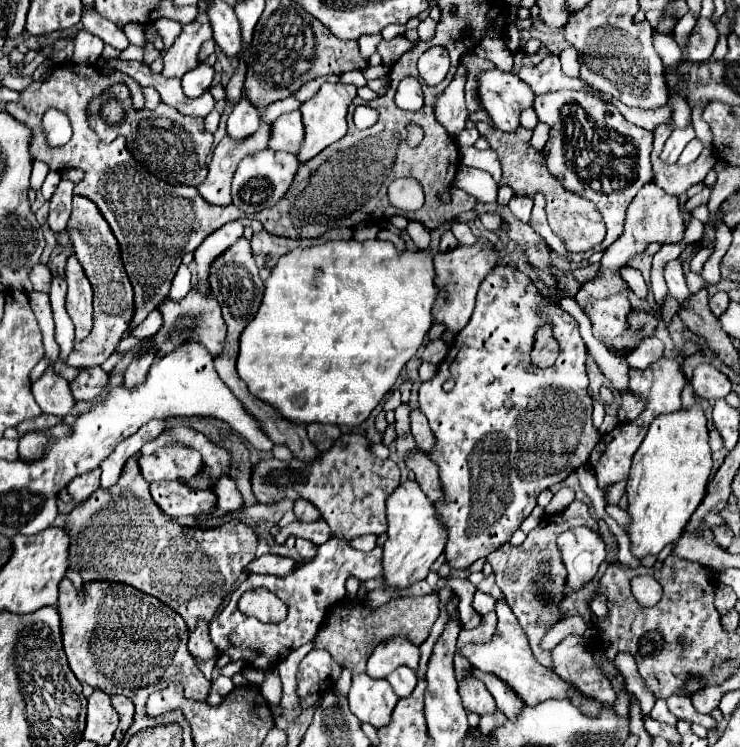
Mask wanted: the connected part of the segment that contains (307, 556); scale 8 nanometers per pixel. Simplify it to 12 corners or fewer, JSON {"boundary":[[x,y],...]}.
{"boundary":[[297,538],[301,564],[313,560],[317,546],[309,540]]}

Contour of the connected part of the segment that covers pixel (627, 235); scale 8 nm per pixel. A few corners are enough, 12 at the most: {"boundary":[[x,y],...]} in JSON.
{"boundary":[[653,182],[625,212],[621,238],[575,296],[593,336],[629,330],[621,268],[651,242],[679,242],[679,198]]}

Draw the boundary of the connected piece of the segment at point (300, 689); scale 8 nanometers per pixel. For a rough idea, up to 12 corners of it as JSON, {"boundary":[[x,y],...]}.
{"boundary":[[311,650],[299,664],[301,698],[331,688],[341,674],[327,650]]}

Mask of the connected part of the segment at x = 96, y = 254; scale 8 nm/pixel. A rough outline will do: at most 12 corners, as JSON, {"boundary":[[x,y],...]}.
{"boundary":[[73,196],[69,238],[95,292],[95,324],[69,366],[99,366],[133,320],[109,224]]}

